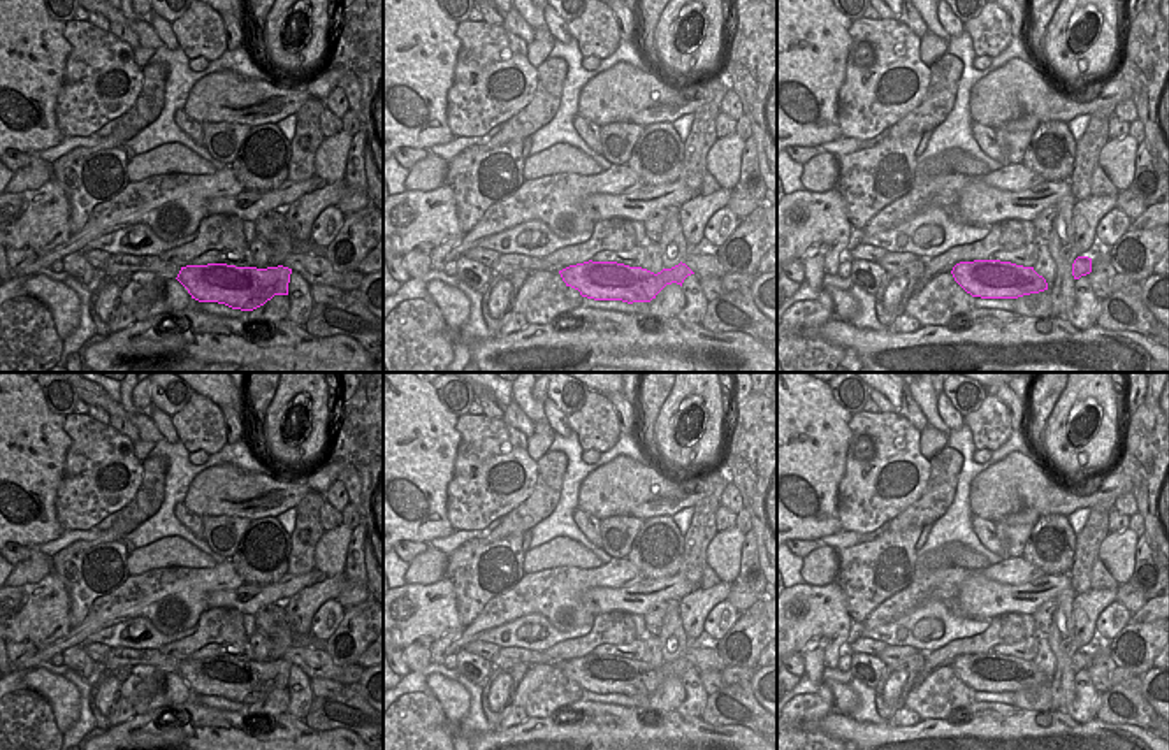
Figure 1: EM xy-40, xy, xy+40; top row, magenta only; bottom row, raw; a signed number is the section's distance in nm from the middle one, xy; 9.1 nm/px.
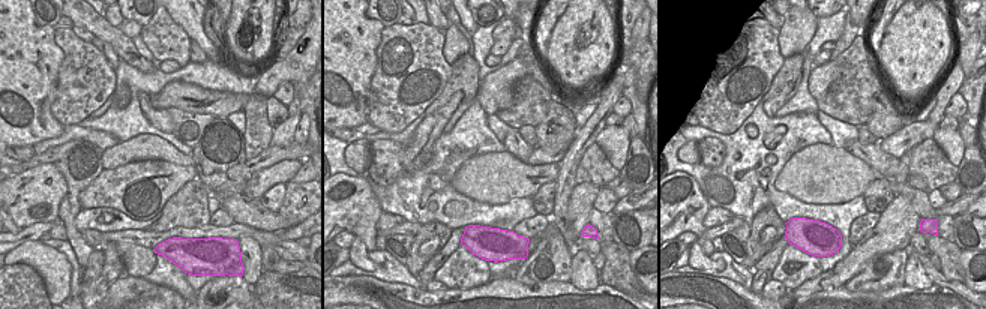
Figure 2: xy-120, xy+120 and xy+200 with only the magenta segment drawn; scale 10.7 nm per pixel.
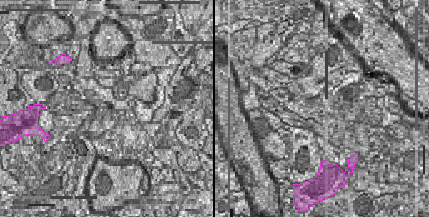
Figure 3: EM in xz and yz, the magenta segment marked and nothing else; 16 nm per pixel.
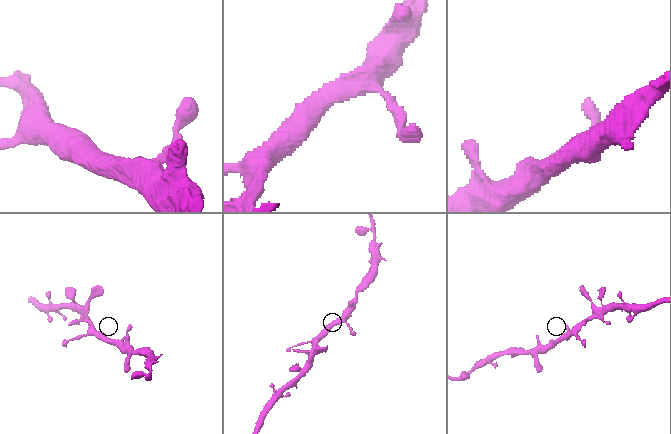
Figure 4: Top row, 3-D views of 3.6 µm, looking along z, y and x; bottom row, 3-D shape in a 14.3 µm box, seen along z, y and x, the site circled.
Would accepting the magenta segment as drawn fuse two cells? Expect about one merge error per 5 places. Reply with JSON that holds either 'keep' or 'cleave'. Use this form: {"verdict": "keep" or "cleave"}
{"verdict": "keep"}

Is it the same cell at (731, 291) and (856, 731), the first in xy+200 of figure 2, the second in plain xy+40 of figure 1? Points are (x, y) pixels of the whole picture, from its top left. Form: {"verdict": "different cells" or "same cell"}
{"verdict": "same cell"}

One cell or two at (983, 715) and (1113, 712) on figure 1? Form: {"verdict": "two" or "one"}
{"verdict": "two"}

